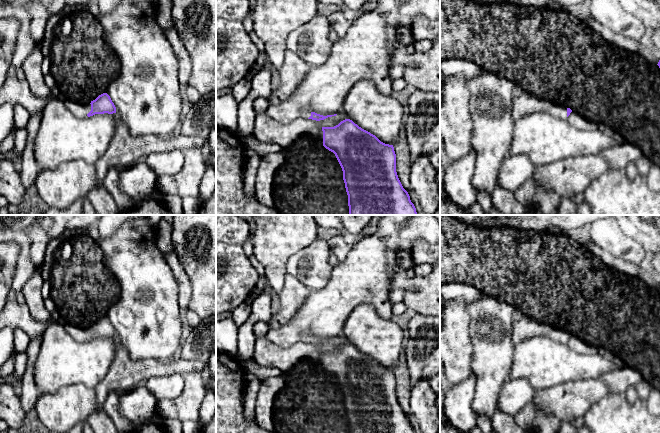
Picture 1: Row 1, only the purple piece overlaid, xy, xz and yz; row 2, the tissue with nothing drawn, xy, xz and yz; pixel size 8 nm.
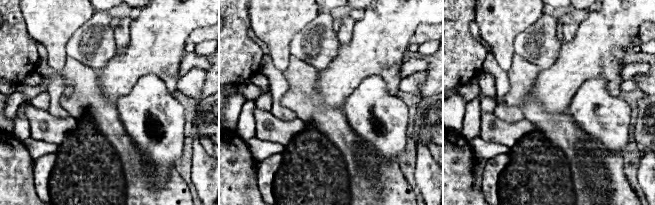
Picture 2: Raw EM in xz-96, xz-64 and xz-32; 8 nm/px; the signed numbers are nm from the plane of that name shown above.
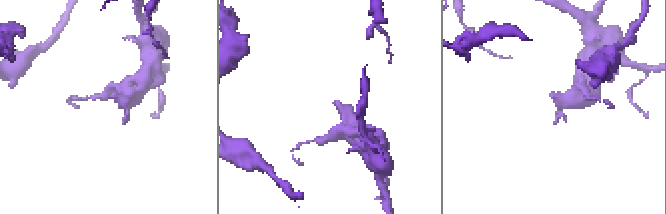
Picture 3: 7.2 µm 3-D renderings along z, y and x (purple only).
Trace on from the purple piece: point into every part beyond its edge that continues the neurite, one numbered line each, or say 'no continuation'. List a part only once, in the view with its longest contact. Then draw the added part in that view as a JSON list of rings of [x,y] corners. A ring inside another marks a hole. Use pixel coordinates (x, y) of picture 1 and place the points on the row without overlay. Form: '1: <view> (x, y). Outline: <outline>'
1: xy (79, 334). Outline: [[[64,325],[67,333],[78,342],[87,342],[87,338],[91,335],[91,328],[80,328],[75,325]]]

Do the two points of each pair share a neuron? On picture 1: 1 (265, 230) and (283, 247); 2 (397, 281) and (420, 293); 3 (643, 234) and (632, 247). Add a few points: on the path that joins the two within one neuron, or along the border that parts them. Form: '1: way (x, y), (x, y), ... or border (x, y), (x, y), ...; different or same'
1: way (269, 233), (279, 243); same
2: way (403, 282), (416, 287); same
3: border (618, 226), (646, 250); different

